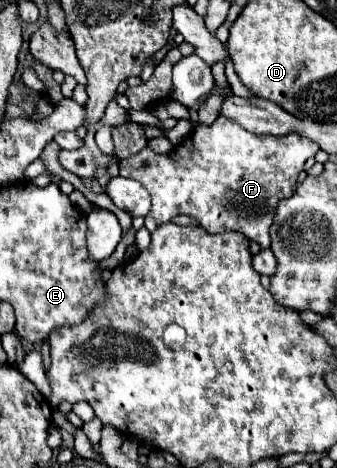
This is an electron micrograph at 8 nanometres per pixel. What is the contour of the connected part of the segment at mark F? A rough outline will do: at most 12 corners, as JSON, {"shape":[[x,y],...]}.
{"shape":[[218,116],[120,176],[176,214],[270,248],[308,138],[256,136]]}

